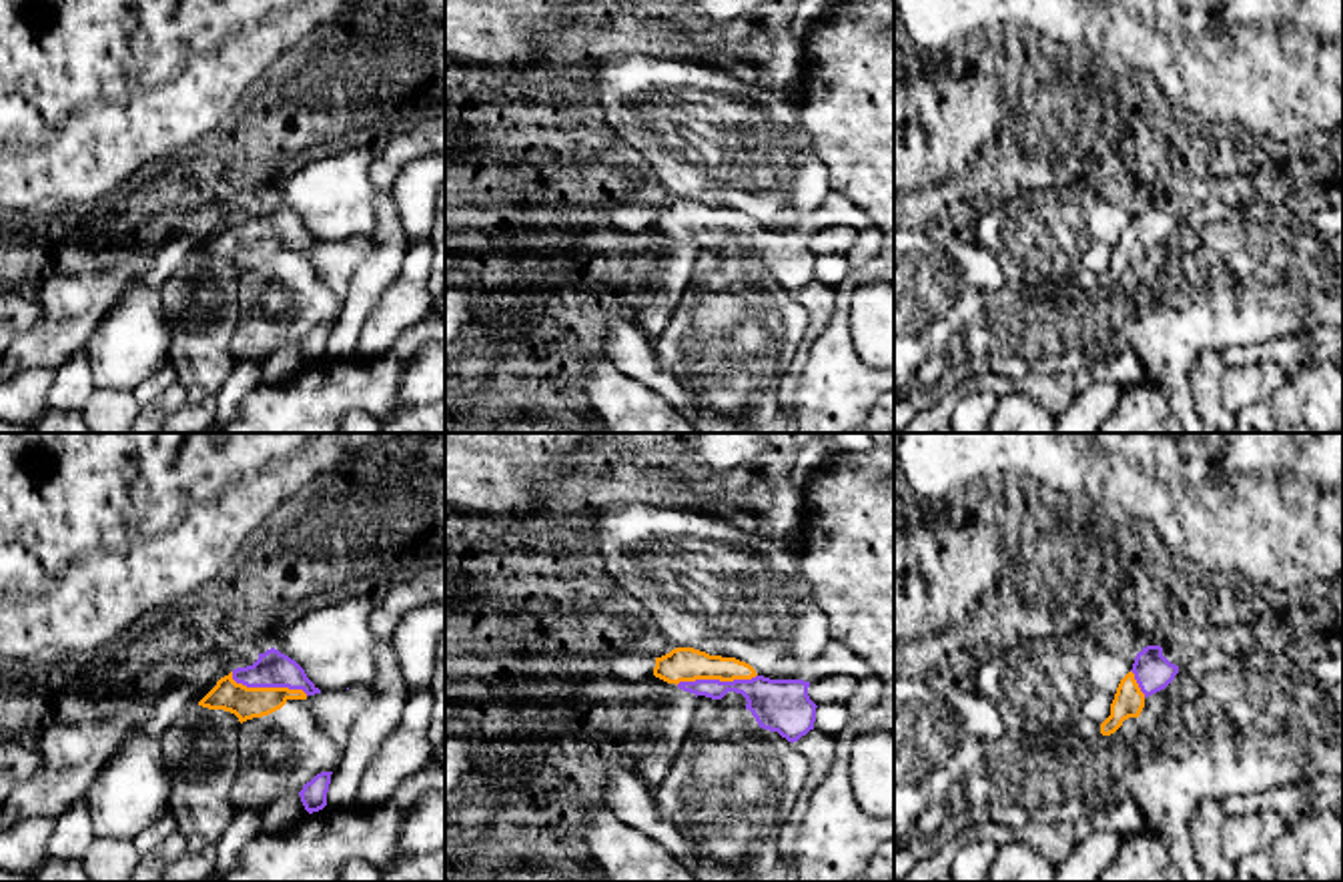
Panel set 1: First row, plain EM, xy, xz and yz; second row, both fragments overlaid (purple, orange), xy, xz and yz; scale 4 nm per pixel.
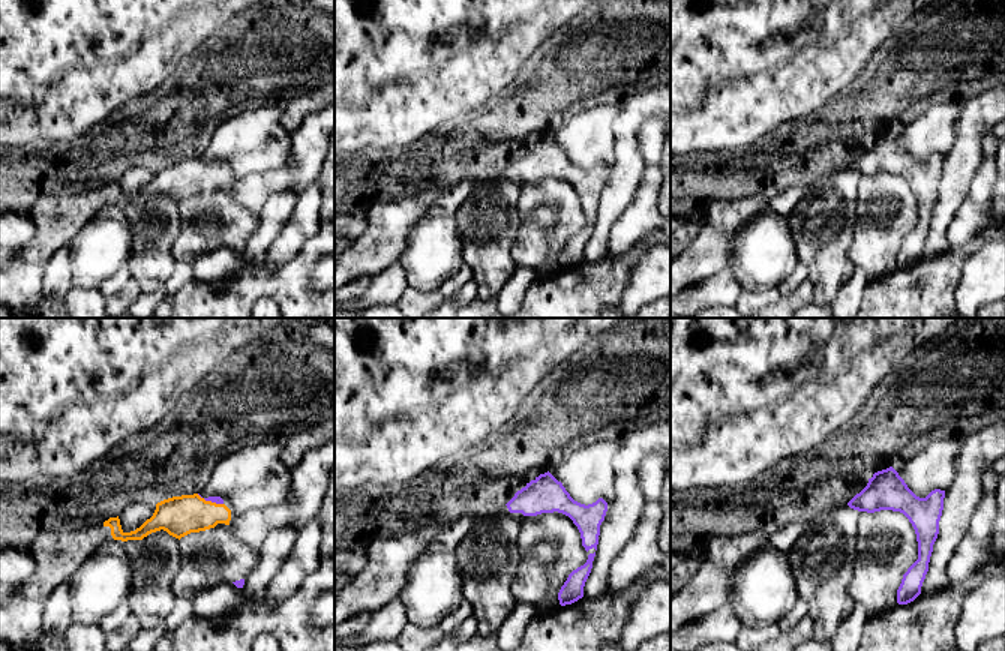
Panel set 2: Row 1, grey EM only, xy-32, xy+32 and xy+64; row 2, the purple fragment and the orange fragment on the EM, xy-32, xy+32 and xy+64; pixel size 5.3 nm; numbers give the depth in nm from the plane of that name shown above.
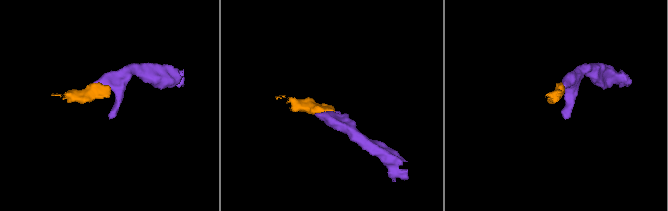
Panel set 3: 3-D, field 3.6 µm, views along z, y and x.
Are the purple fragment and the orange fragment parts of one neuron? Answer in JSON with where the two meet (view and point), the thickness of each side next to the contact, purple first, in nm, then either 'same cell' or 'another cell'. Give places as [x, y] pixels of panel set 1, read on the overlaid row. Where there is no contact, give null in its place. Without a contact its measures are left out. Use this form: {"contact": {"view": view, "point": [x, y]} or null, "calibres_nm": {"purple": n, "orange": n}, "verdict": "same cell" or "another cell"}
{"contact": {"view": "xy", "point": [267, 686]}, "calibres_nm": {"purple": 140, "orange": 130}, "verdict": "same cell"}

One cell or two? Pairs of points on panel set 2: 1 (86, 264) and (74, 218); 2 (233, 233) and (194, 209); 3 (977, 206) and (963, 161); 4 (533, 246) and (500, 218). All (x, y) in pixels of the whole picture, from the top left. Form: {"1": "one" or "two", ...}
{"1": "two", "2": "one", "3": "two", "4": "two"}

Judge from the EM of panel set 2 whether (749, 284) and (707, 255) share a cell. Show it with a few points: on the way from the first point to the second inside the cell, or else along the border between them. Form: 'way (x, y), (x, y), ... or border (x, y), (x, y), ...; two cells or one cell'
border (740, 230), (734, 237), (729, 263); two cells

